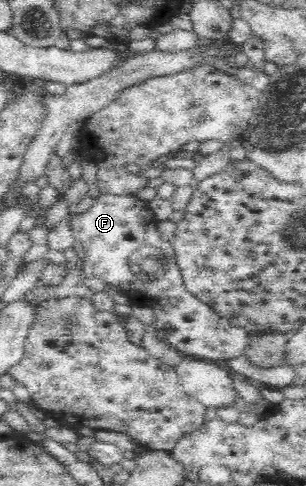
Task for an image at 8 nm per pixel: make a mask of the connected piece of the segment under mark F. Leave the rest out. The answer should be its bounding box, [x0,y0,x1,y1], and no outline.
[66,192,250,362]

